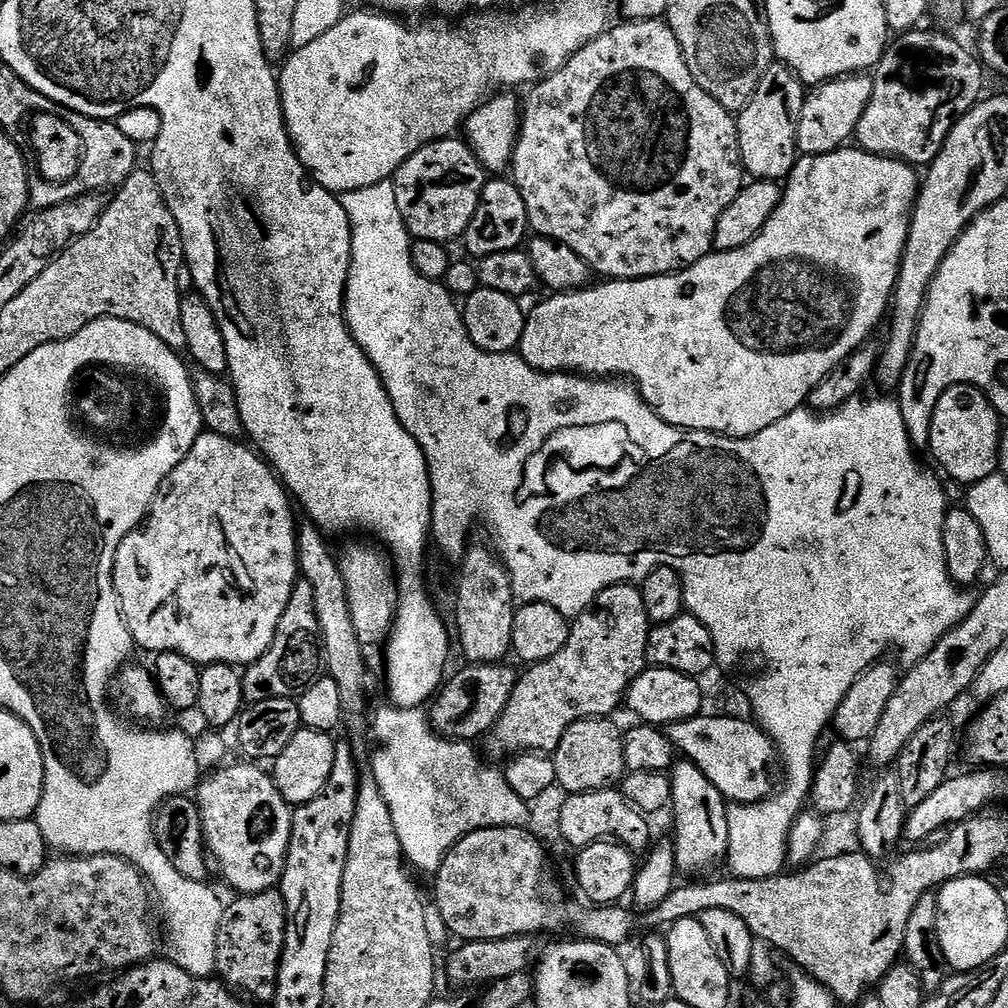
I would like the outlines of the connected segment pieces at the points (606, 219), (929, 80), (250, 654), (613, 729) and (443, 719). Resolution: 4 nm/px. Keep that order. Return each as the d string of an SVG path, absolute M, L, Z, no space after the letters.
M663 19L631 20L615 28L609 27L601 36L594 38L586 46L569 58L568 61L540 81L531 89L532 92L522 100L520 117L520 135L516 138L516 149L510 165L510 179L518 186L522 202L526 202L528 227L535 235L545 236L562 242L587 262L593 273L609 280L645 280L651 276L670 276L692 264L697 264L703 256L709 255L714 248L714 230L722 210L738 198L741 188L746 183L744 165L740 163L738 146L737 117L728 109L710 98L690 74L682 46L674 38L674 30Z
M913 30L897 35L884 49L884 57L874 69L870 102L856 127L855 143L875 156L890 156L913 166L927 166L942 150L950 130L982 99L986 69L956 40L940 32Z
M207 430L201 432L194 446L190 446L190 454L186 454L186 458L182 458L182 462L178 462L174 471L165 478L163 486L152 500L148 515L144 517L143 525L134 529L122 542L122 546L118 546L118 554L112 571L114 586L120 599L124 621L132 635L133 645L137 649L145 648L146 651L152 652L151 654L177 652L198 666L209 664L247 666L258 662L258 658L262 658L262 654L266 654L274 642L278 622L290 602L290 594L298 579L296 563L298 520L292 517L293 501L276 473L247 443L244 445L239 444L240 442L239 439L231 436L214 434Z
M612 718L579 720L566 730L566 734L562 734L562 742L558 742L550 759L554 766L556 784L564 787L565 793L602 790L619 785L624 779L624 738L622 728L614 721Z
M501 662L487 666L464 666L461 672L453 671L431 705L432 731L446 740L476 742L479 736L487 737L495 729L502 710L506 710L506 702L510 702L510 694L518 679L518 672L506 665Z

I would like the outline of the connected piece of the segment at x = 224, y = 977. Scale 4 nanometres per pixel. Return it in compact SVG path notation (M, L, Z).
M271 888L265 892L249 896L240 894L235 899L233 904L229 903L225 907L222 922L218 926L215 975L229 988L247 997L249 1001L264 1000L264 1002L270 1002L276 993L276 979L278 978L280 959L284 949L284 935L286 934L284 895L276 888Z

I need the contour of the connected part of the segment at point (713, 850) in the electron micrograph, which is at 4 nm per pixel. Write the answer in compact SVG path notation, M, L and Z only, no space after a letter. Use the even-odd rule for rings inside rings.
M677 759L671 773L672 802L670 813L676 823L676 867L681 873L696 872L699 868L712 868L728 855L730 826L728 825L729 801L716 789L714 782L694 766L694 762Z

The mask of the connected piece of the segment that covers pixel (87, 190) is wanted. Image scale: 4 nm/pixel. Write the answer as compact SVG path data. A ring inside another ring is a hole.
M68 112L66 121L76 131L82 145L82 159L80 168L72 180L64 183L41 183L40 196L45 205L65 204L68 200L77 200L80 196L100 194L109 188L115 190L130 178L130 174L137 171L136 152L138 146L118 130L115 122L110 120L92 120L77 112Z

